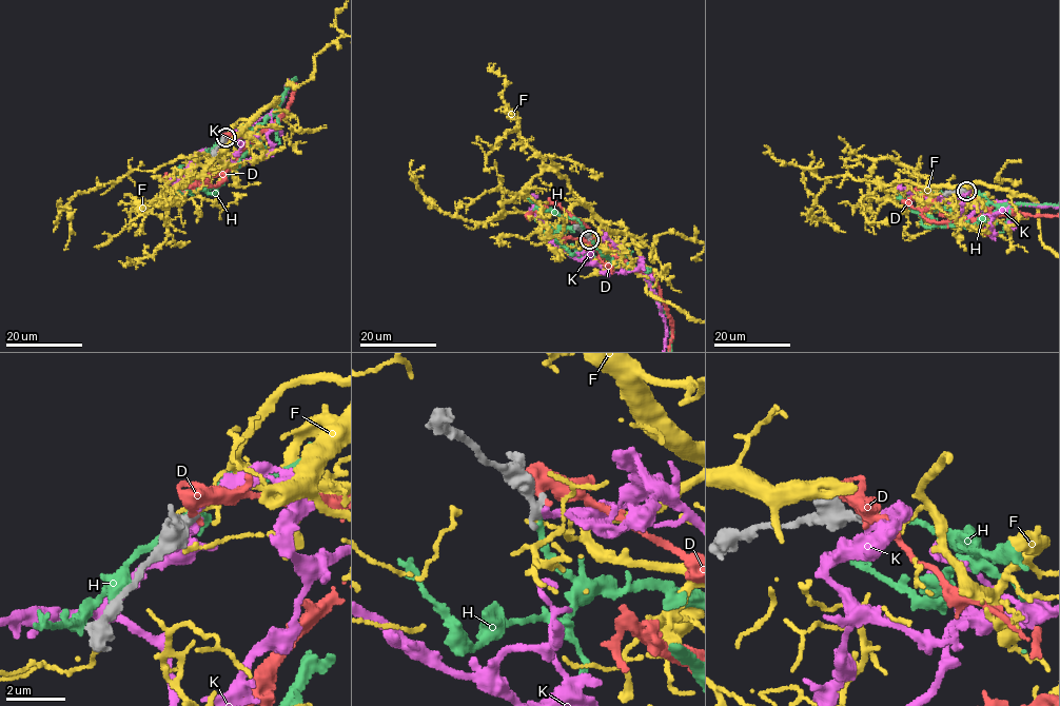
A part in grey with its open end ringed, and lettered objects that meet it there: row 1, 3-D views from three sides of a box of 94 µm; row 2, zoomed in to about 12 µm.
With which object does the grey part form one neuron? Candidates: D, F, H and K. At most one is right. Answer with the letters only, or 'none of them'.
H

